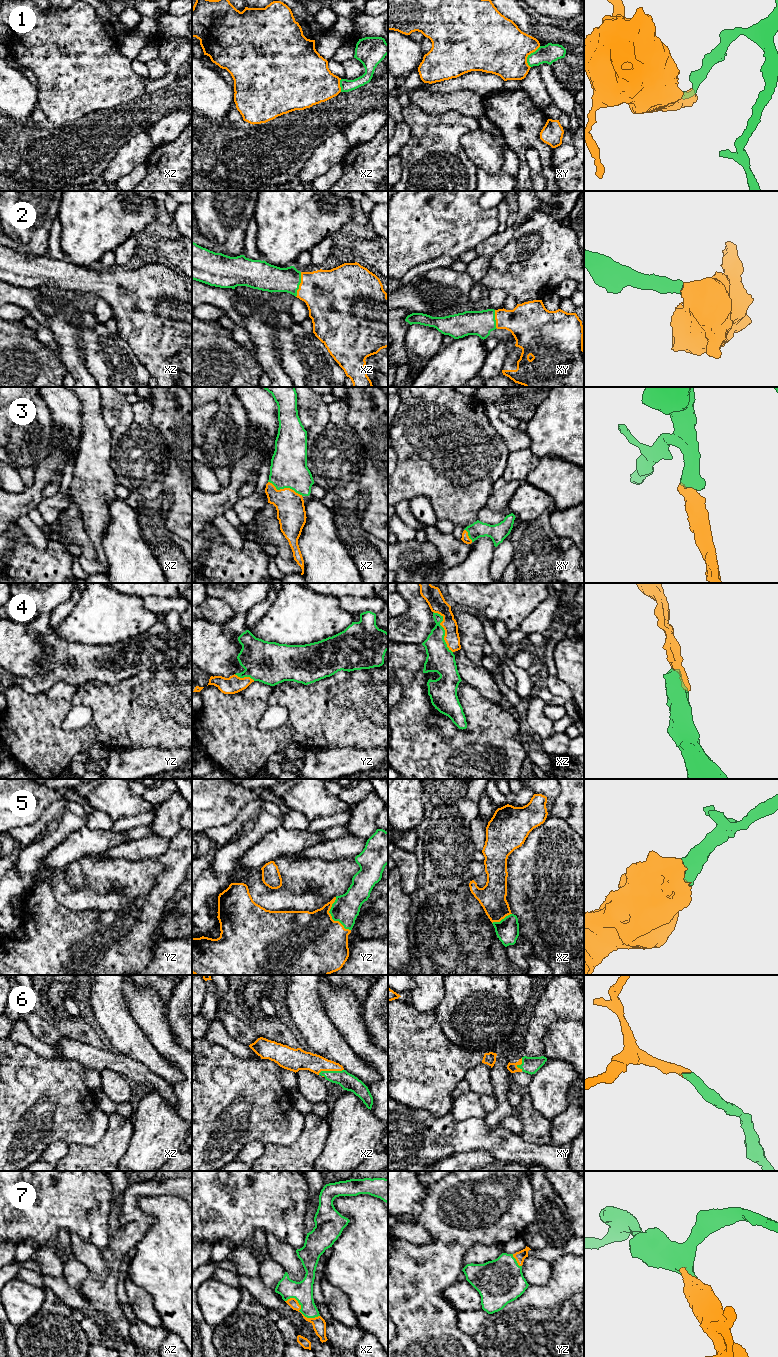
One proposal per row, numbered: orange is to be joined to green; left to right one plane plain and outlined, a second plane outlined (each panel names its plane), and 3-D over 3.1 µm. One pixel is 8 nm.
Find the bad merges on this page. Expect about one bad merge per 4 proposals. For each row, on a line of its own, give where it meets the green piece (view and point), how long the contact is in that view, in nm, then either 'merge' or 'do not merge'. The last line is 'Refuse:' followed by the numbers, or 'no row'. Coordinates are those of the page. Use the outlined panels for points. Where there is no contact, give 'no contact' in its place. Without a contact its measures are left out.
1: meets green in xy at (528, 56); contact 190 nm long; do not merge
2: meets green in xz at (299, 284); contact 200 nm long; merge
3: meets green in xz at (285, 487); contact 300 nm long; merge
4: meets green in xz at (444, 630); contact 360 nm long; merge
5: meets green in yz at (332, 917); contact 300 nm long; merge
6: meets green in xz at (330, 1071); contact 220 nm long; merge
7: meets green in xz at (299, 1310); contact 300 nm long; merge
Refuse: 1

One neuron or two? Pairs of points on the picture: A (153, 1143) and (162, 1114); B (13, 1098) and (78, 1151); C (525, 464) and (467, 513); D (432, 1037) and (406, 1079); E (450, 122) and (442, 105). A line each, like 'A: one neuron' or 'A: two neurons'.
A: one neuron
B: two neurons
C: two neurons
D: one neuron
E: two neurons

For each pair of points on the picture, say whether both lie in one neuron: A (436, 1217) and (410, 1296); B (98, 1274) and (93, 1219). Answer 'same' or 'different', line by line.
A: same
B: different

